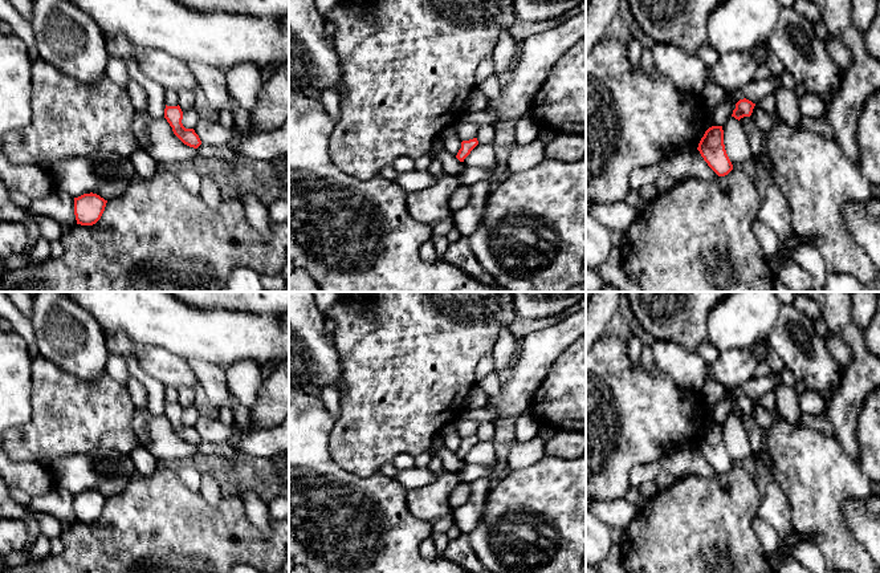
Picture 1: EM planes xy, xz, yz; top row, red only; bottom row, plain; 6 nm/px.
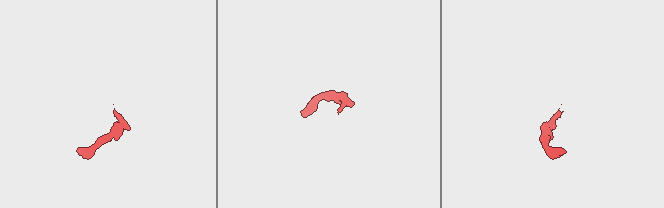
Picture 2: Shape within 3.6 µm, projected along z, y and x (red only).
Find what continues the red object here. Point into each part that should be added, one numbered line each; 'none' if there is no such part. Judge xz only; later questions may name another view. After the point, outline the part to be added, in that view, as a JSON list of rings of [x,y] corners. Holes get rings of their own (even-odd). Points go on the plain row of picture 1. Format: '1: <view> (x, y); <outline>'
none

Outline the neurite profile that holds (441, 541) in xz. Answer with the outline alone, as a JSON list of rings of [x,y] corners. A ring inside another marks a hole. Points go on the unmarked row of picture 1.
[[[431,529],[431,537],[435,541],[436,549],[437,549],[437,558],[443,558],[445,548],[449,544],[448,537],[444,533],[437,533]]]

